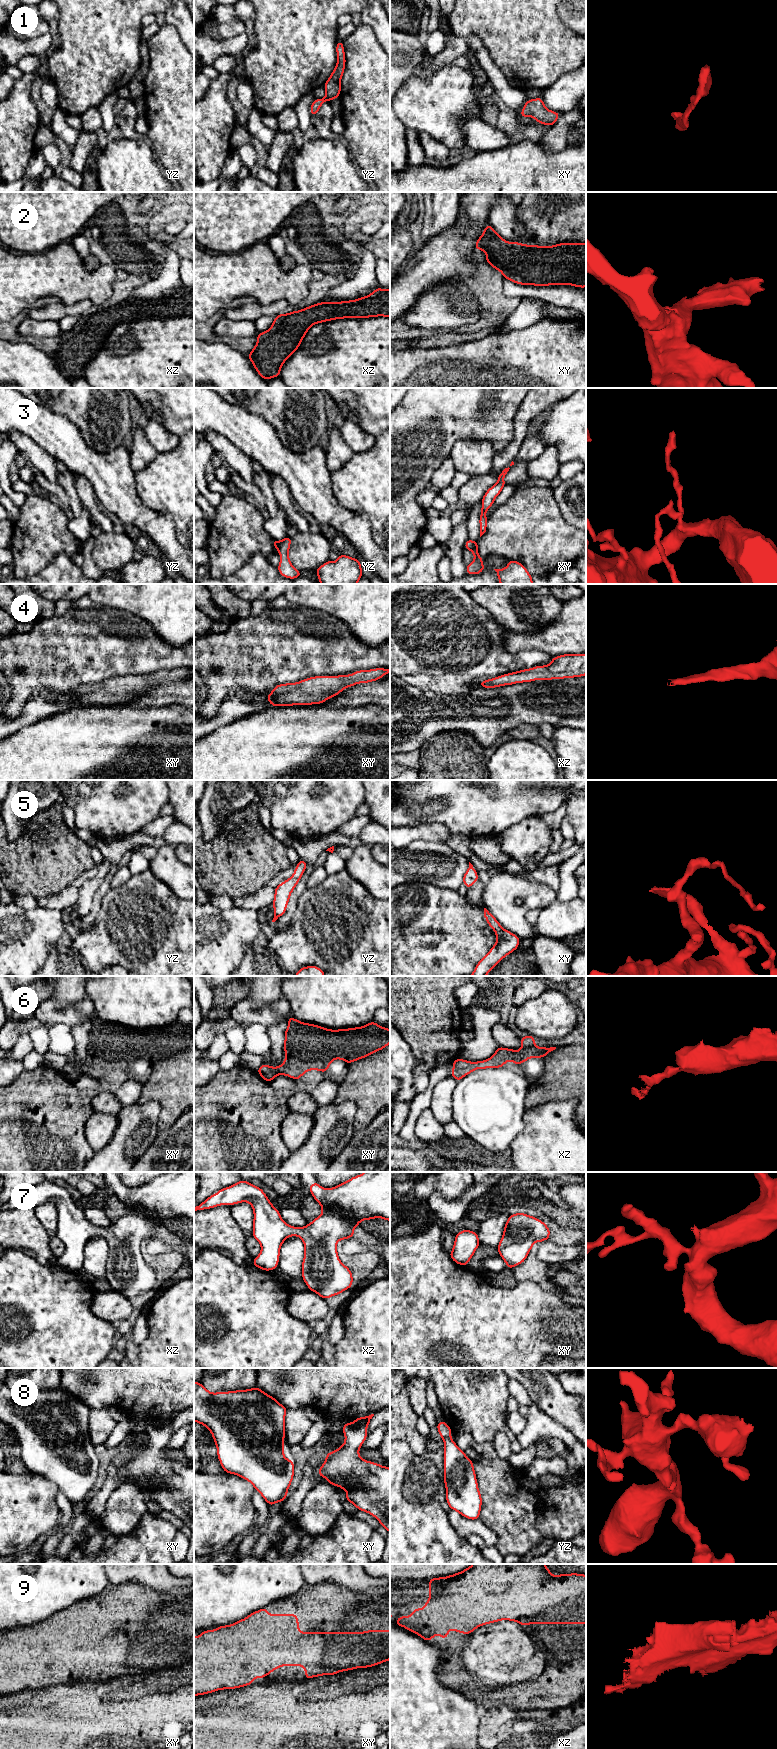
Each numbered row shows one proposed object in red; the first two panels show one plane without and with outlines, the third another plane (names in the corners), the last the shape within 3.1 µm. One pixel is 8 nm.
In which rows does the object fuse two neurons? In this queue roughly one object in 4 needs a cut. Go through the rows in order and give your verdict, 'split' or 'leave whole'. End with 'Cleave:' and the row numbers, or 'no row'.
1: leave whole
2: leave whole
3: split
4: leave whole
5: leave whole
6: leave whole
7: leave whole
8: leave whole
9: leave whole
Cleave: 3

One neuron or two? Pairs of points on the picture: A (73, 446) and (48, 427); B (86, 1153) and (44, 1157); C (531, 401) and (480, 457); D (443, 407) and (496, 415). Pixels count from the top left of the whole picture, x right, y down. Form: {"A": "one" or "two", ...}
{"A": "one", "B": "one", "C": "two", "D": "one"}

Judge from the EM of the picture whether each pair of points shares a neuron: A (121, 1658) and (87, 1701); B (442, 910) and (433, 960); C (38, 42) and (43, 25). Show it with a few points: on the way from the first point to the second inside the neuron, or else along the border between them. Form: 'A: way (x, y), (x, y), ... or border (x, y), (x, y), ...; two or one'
A: border (78, 1681), (106, 1682); two
B: way (439, 922), (433, 931), (433, 948); one
C: border (46, 32), (41, 36); two

